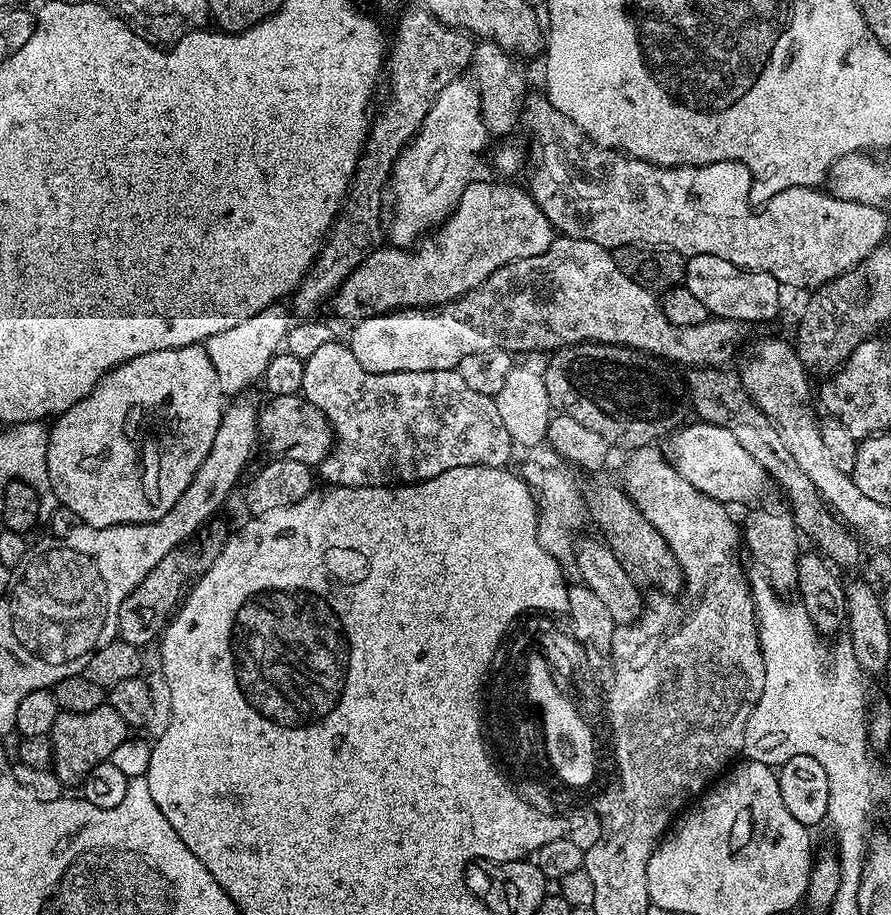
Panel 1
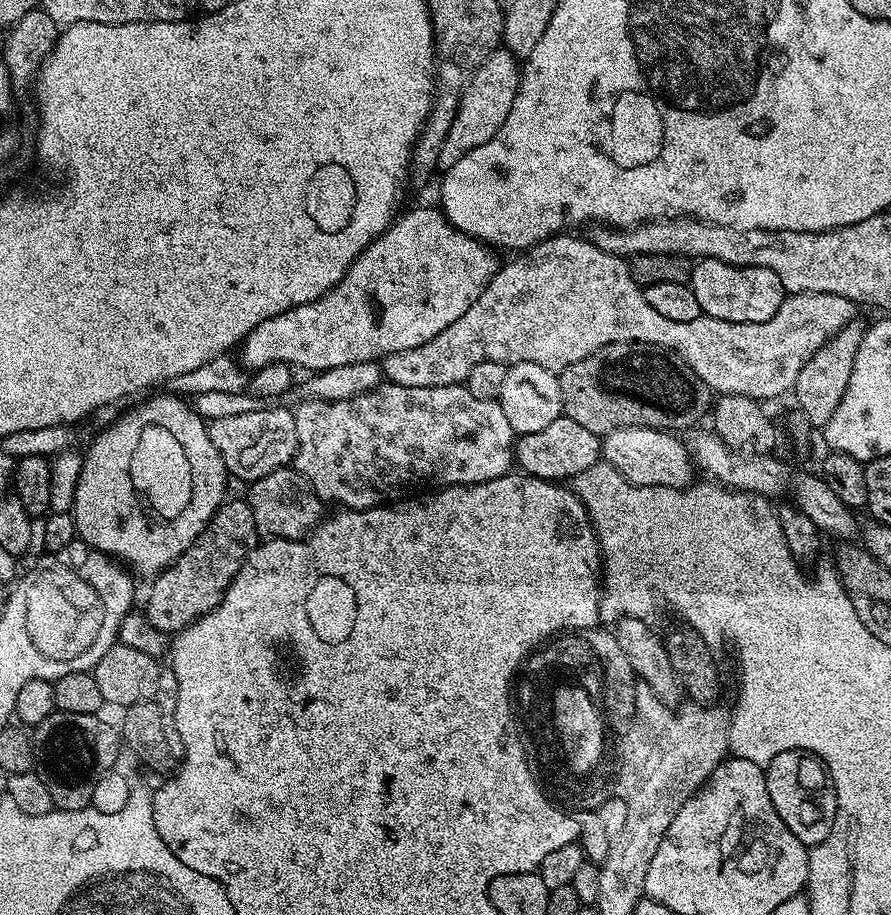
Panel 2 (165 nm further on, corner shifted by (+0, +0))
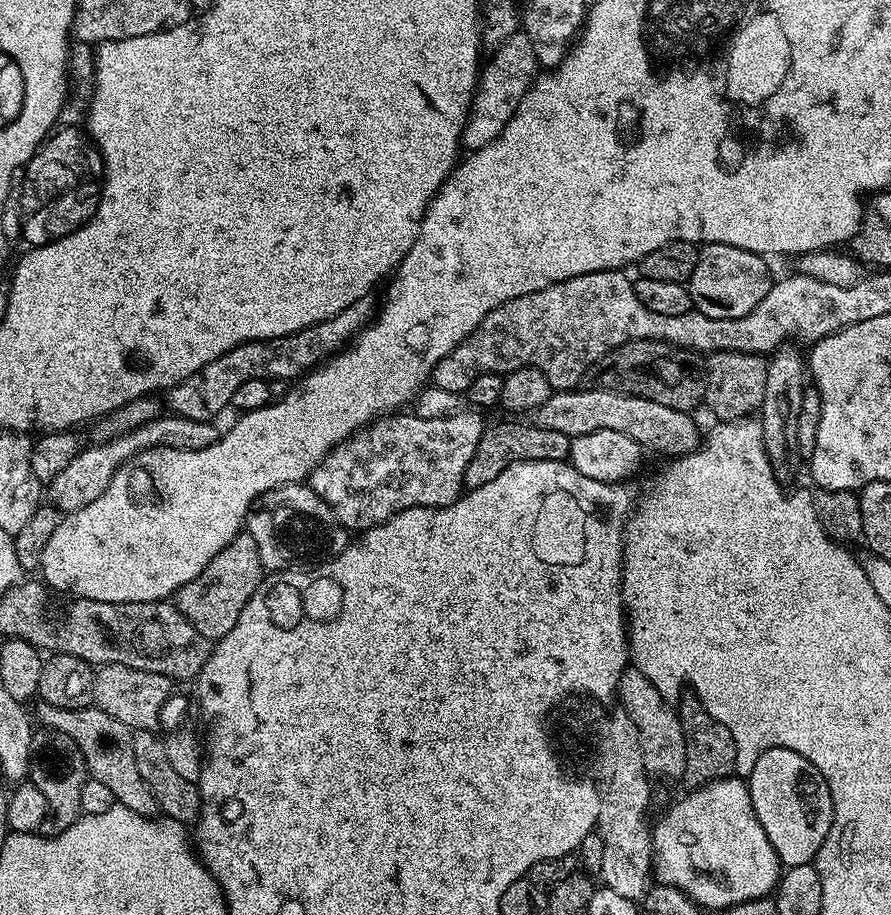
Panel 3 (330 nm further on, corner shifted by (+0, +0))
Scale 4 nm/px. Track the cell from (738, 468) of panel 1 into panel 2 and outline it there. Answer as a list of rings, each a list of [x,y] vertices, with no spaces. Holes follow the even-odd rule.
[[[623,428],[603,437],[602,456],[624,476],[638,486],[682,488],[693,483],[694,461],[691,451],[679,435],[658,428]]]

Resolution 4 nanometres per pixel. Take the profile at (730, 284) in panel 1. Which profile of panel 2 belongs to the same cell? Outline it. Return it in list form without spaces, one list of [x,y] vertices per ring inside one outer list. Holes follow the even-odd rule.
[[[712,256],[693,263],[690,283],[701,313],[726,322],[766,322],[766,318],[774,318],[774,314],[778,314],[778,306],[782,306],[786,295],[782,278],[778,278],[774,270],[766,270],[762,266],[734,266]]]

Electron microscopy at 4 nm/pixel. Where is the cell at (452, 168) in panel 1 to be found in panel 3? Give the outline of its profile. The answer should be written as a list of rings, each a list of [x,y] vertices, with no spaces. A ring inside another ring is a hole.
[[[524,31],[517,32],[493,52],[496,53],[489,60],[487,57],[483,65],[476,85],[476,95],[472,98],[472,109],[468,112],[468,121],[464,123],[462,144],[468,152],[477,152],[482,146],[494,142],[502,130],[506,130],[506,122],[514,118],[522,98],[538,75],[532,39]]]

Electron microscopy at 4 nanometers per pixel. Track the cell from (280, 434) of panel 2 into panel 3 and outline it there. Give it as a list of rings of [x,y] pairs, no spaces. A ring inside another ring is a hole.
[[[161,414],[138,430],[95,443],[92,446],[94,448],[81,447],[74,462],[70,462],[70,466],[66,466],[66,470],[62,470],[58,478],[47,484],[47,499],[61,514],[82,510],[82,506],[90,506],[90,502],[94,502],[94,498],[98,498],[98,494],[102,494],[102,490],[110,486],[110,478],[114,478],[116,471],[139,452],[145,452],[148,448],[177,448],[180,452],[206,450],[206,446],[214,446],[222,435],[221,429],[216,429],[216,426],[210,420],[191,420],[175,414]]]

